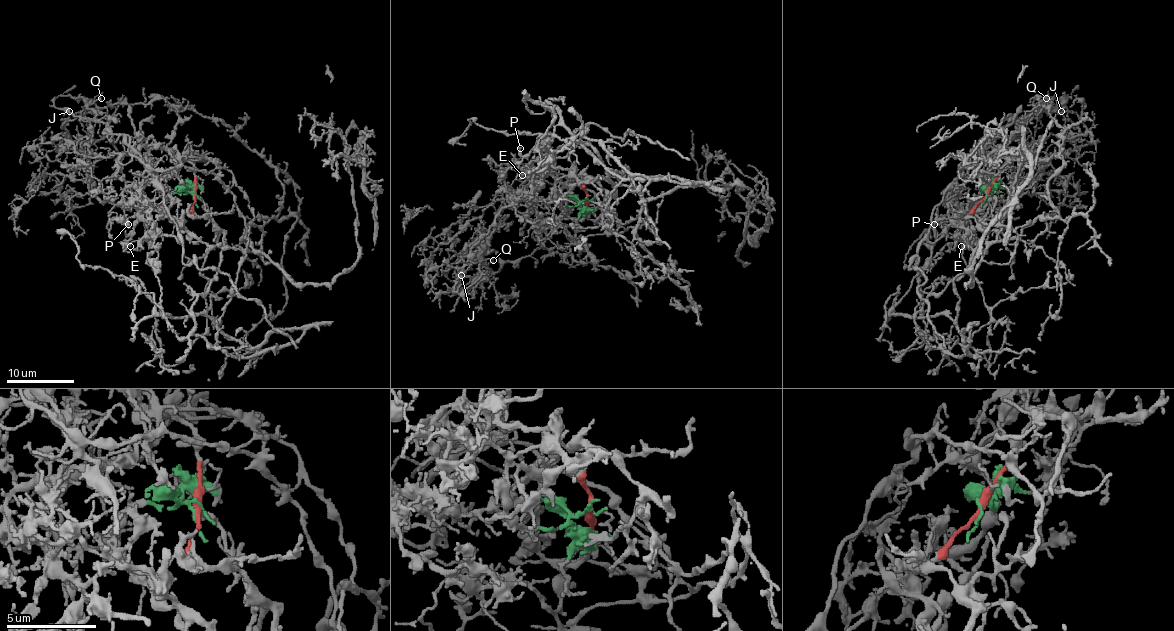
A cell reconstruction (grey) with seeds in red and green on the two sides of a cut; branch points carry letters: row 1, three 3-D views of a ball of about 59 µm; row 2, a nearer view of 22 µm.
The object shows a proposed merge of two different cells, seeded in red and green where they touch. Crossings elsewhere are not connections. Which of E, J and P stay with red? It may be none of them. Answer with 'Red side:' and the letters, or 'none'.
Red side: none

